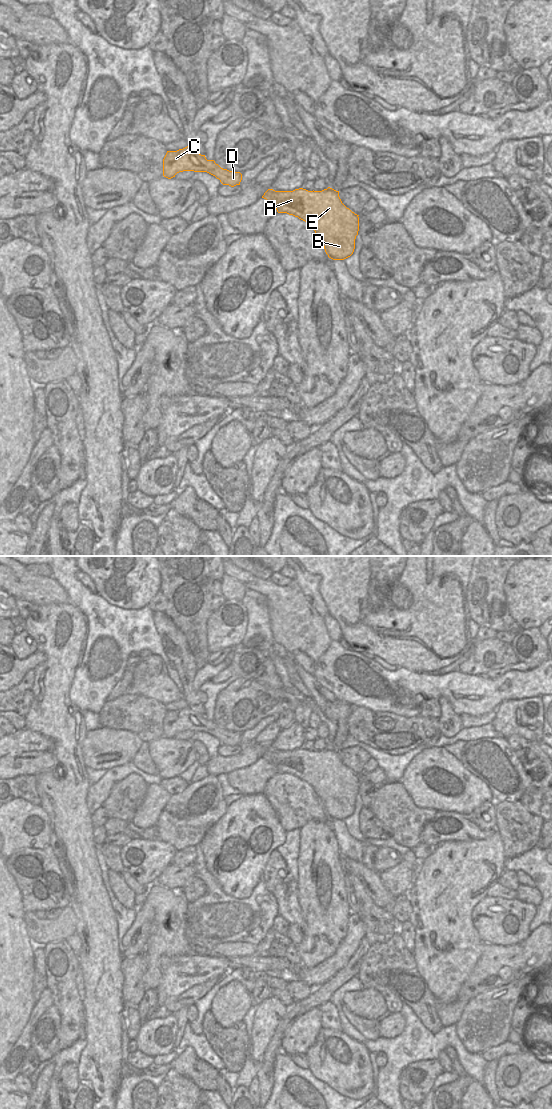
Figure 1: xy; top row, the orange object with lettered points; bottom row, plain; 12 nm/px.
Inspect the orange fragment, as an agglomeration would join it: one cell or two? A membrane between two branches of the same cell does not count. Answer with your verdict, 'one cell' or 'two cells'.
one cell

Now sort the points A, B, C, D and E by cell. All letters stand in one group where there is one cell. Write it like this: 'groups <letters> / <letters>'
groups A B C D E

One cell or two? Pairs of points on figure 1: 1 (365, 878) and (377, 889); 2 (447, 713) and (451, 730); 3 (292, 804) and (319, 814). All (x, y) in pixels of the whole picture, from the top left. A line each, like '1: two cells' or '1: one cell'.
1: one cell
2: one cell
3: one cell

